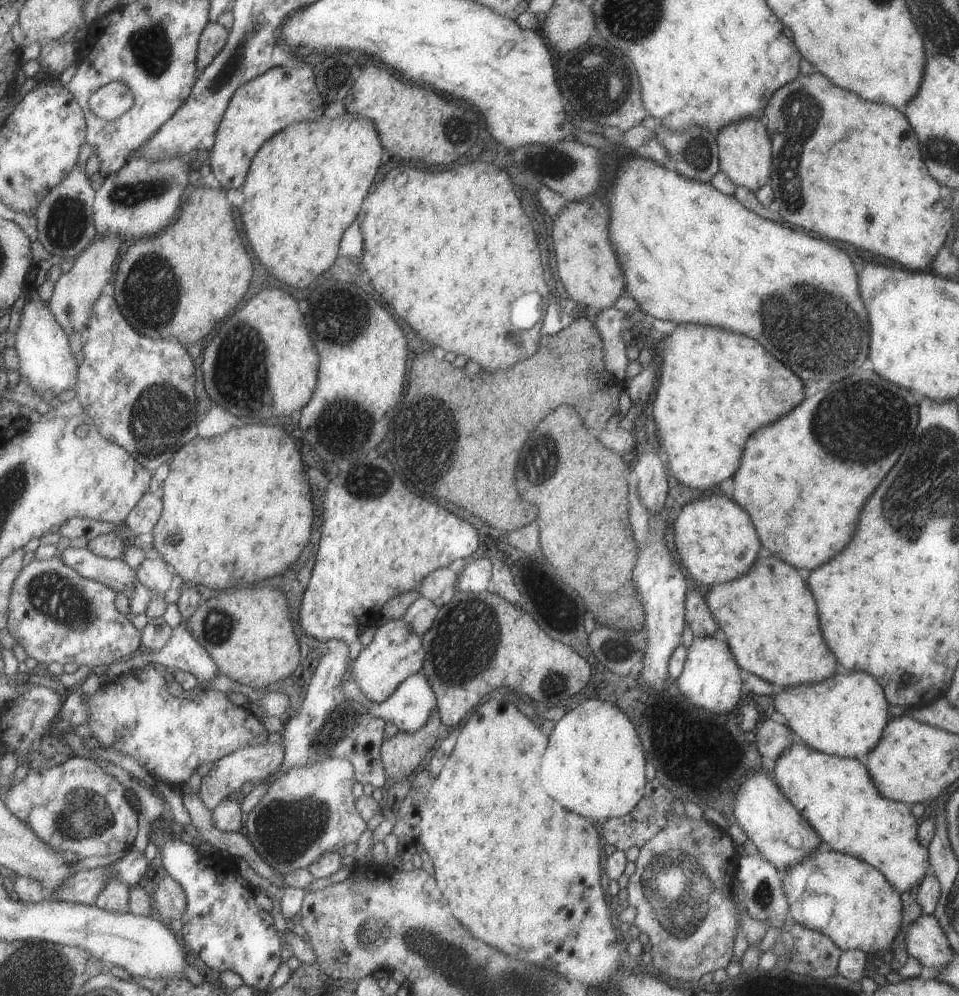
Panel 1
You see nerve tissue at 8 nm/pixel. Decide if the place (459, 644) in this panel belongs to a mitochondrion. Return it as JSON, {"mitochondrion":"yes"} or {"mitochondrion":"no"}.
{"mitochondrion":"yes"}

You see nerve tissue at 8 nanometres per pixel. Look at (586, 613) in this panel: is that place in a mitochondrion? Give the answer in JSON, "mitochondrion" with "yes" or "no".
{"mitochondrion":"no"}

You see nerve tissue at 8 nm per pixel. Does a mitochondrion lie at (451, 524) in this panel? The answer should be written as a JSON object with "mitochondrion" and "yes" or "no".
{"mitochondrion":"no"}

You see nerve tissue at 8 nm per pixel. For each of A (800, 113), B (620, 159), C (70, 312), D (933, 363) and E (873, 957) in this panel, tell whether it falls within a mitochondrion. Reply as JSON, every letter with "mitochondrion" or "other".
{"A":"mitochondrion","B":"other","C":"mitochondrion","D":"other","E":"other"}

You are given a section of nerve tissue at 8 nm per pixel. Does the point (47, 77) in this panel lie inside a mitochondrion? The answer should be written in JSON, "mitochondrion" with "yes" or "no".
{"mitochondrion":"no"}

